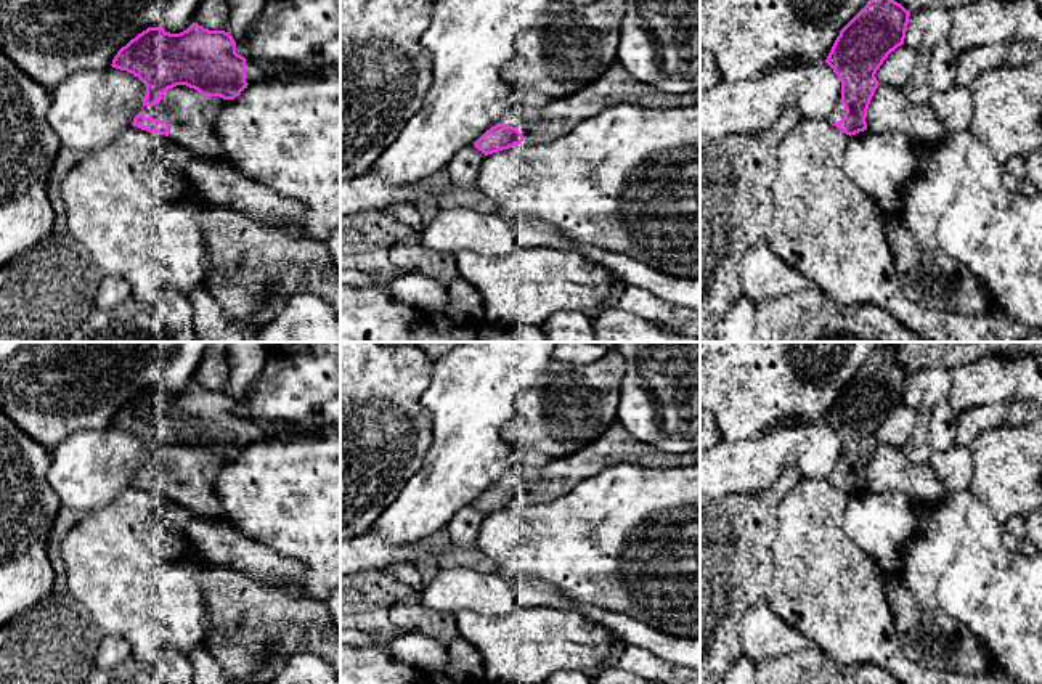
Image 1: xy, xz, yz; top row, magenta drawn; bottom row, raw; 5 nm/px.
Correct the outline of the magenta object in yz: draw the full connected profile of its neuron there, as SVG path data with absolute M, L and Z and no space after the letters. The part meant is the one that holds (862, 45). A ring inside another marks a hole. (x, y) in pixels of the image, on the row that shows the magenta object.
M870 0L836 37L825 63L841 82L841 100L828 119L846 135L867 130L867 109L878 88L877 71L891 51L904 45L910 11L894 0Z

